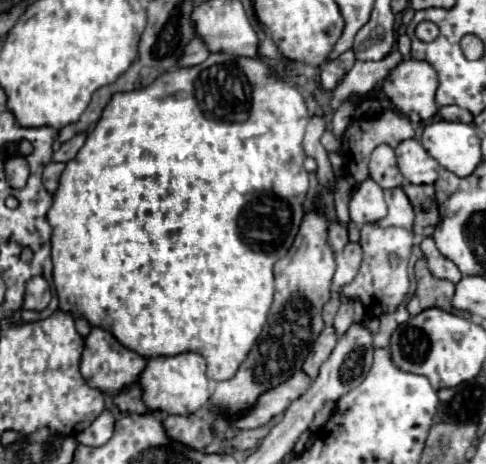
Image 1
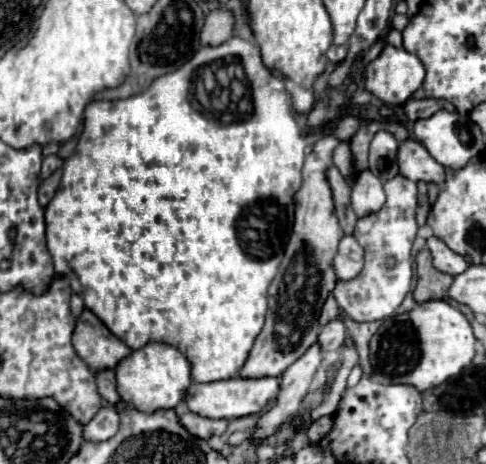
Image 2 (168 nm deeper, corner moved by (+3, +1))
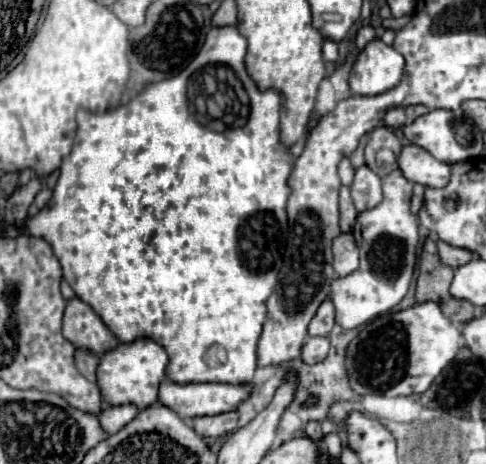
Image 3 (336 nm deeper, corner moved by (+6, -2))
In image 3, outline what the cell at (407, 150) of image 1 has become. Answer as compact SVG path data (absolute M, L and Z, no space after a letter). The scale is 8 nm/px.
M406 144L398 156L398 166L410 182L430 188L444 188L450 182L452 166L436 160L430 152L416 144Z

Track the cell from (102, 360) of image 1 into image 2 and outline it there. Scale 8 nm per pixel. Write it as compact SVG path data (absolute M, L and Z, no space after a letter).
M85 309L77 319L73 347L91 371L115 369L119 361L131 355L131 349L121 339L113 337L113 333L109 333L109 329L89 309Z

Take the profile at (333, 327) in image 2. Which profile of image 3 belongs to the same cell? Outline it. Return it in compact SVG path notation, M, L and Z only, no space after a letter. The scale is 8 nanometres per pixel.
M312 336L306 340L306 344L302 346L302 352L300 352L300 358L302 362L306 364L316 364L316 362L322 362L328 354L328 348L330 348L330 342L328 338L324 336Z

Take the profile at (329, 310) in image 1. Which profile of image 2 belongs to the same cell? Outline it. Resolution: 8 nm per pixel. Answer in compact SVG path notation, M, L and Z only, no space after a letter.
M329 295L329 297L327 297L327 301L325 301L325 305L323 305L321 317L319 317L319 325L321 325L321 327L325 327L325 325L327 325L331 319L335 319L335 317L339 317L339 305L337 305L335 297L333 297L333 295Z

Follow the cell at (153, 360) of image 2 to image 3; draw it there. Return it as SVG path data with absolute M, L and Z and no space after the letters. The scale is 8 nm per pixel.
M138 338L134 342L118 344L116 348L100 356L100 364L96 368L96 382L100 388L102 400L106 400L112 406L118 406L118 404L134 404L138 408L152 406L158 396L158 384L166 378L164 374L166 364L168 364L168 356L164 348L158 346L154 340Z

